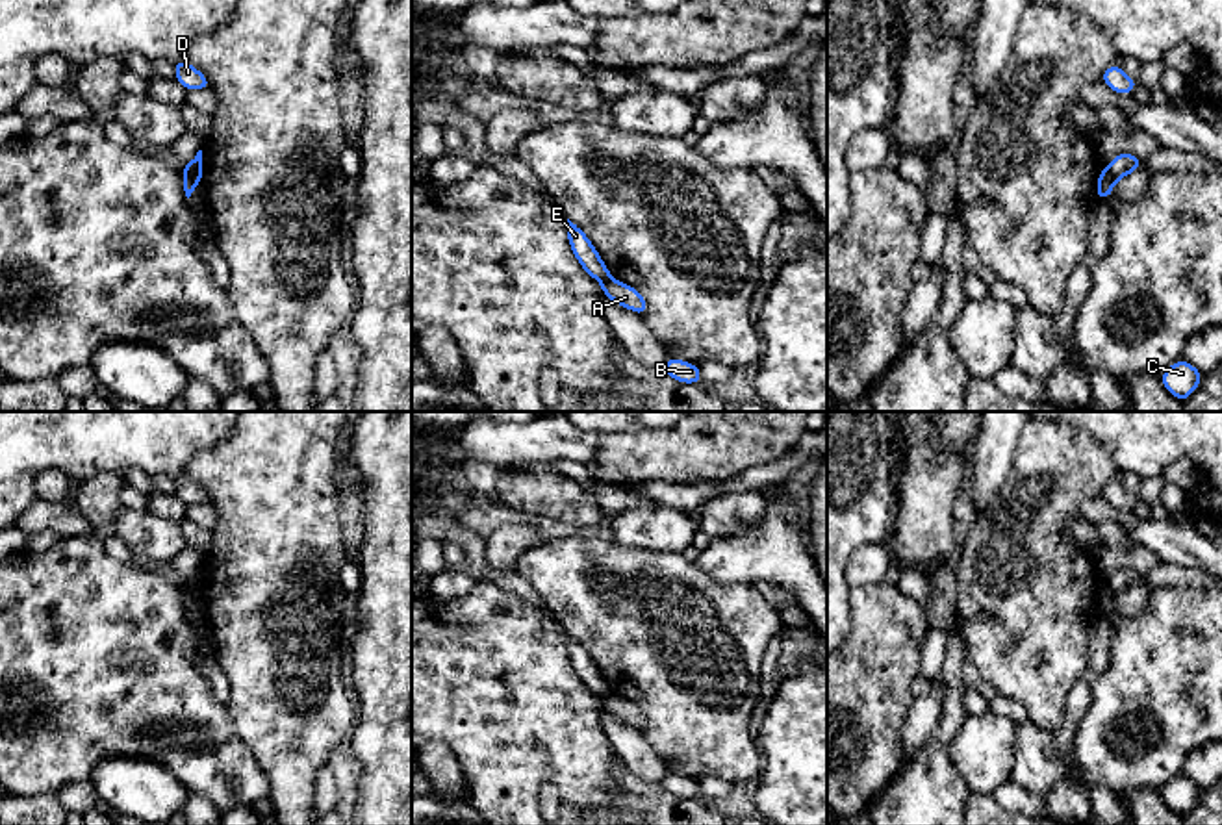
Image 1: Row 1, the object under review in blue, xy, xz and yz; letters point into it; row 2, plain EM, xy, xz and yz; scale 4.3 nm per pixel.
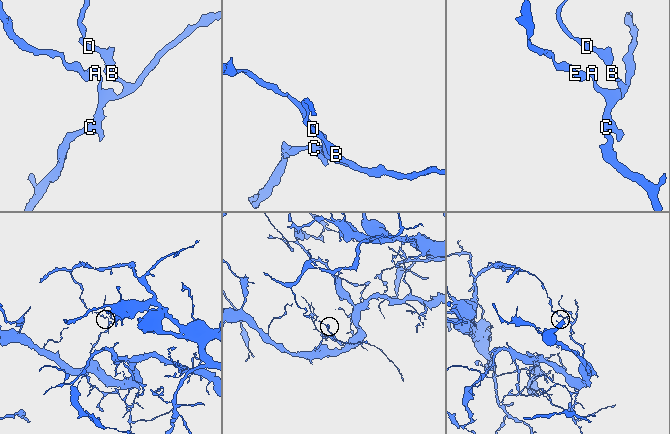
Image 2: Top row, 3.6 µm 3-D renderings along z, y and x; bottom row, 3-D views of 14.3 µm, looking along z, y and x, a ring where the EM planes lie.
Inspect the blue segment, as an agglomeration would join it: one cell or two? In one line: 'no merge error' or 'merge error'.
merge error

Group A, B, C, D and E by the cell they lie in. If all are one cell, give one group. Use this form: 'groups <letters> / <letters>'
groups A B C D / E

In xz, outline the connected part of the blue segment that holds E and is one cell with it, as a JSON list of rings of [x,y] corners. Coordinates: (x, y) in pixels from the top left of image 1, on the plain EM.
[[[567,634],[567,656],[582,684],[595,693],[597,697],[605,699],[612,693],[608,682],[603,679],[599,667],[588,654],[588,651]]]

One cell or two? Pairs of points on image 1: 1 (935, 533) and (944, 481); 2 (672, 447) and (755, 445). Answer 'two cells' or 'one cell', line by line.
1: one cell
2: one cell

